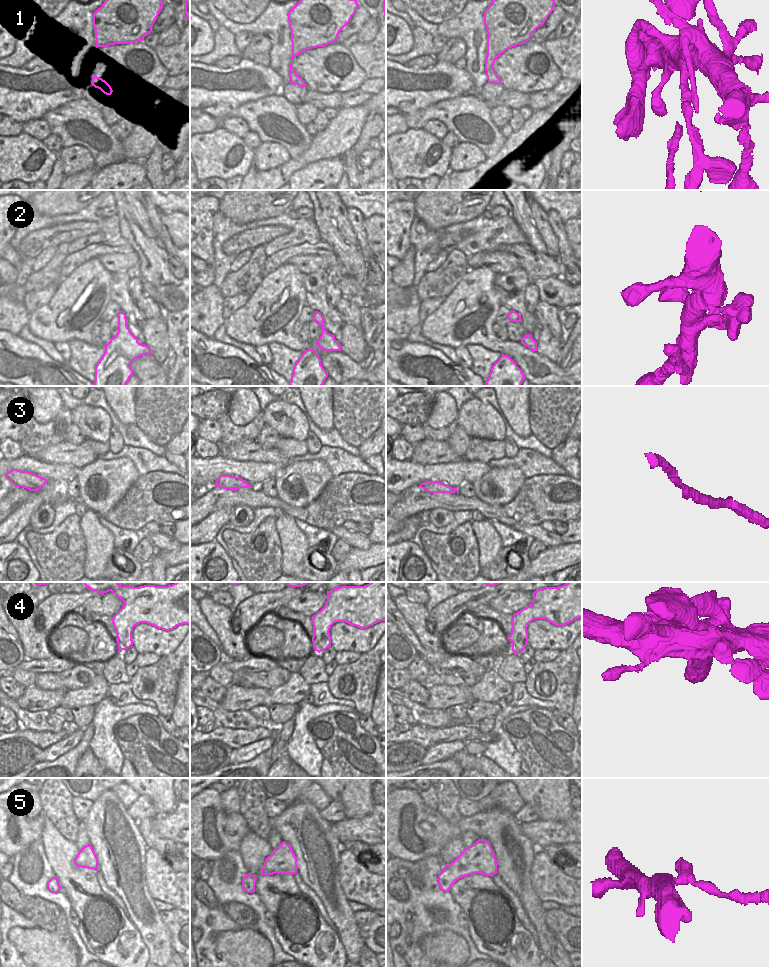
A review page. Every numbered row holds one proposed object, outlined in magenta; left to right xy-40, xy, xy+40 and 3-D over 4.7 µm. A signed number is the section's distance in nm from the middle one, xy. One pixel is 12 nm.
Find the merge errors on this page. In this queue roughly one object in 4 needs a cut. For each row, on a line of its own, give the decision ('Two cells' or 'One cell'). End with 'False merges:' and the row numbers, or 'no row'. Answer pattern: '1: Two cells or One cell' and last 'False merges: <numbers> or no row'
1: Two cells
2: One cell
3: One cell
4: One cell
5: One cell
False merges: 1

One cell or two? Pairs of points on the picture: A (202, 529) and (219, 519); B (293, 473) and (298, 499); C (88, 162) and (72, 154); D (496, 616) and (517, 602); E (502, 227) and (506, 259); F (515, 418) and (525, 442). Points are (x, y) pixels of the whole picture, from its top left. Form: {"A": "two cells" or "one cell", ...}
{"A": "one cell", "B": "one cell", "C": "one cell", "D": "two cells", "E": "two cells", "F": "two cells"}

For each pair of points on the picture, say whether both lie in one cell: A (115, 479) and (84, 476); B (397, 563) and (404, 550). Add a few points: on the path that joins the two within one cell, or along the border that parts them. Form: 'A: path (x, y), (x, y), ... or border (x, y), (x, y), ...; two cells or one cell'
A: path (107, 479), (100, 472), (92, 474); one cell
B: path (399, 560), (404, 553); one cell

